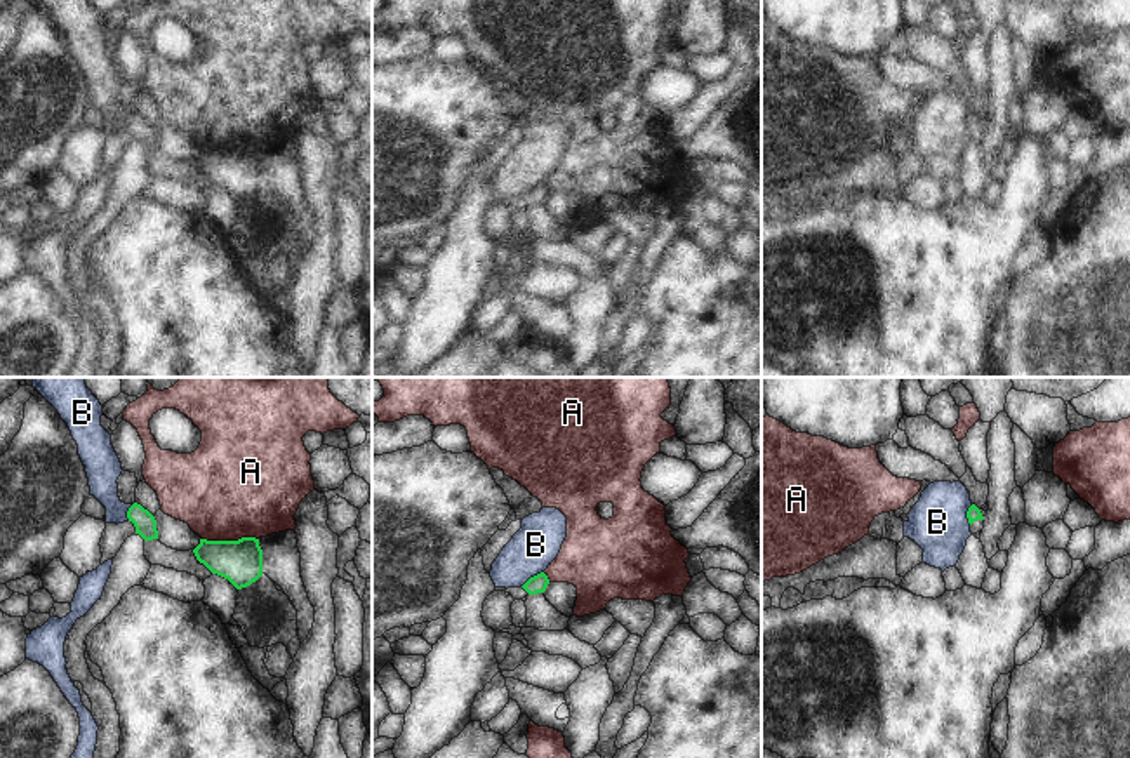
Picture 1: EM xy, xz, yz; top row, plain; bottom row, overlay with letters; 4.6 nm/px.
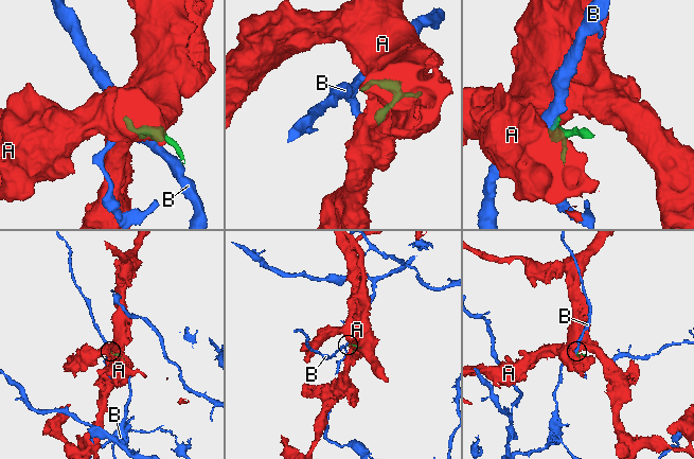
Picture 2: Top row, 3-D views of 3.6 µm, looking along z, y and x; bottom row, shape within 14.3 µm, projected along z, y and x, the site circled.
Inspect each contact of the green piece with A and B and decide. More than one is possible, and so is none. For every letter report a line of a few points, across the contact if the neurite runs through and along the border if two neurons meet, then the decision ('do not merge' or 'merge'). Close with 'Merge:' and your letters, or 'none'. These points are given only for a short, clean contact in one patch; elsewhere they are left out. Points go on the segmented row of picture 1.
A: do not merge
B: line xz (543, 571), (522, 586); do not merge
Merge: none

